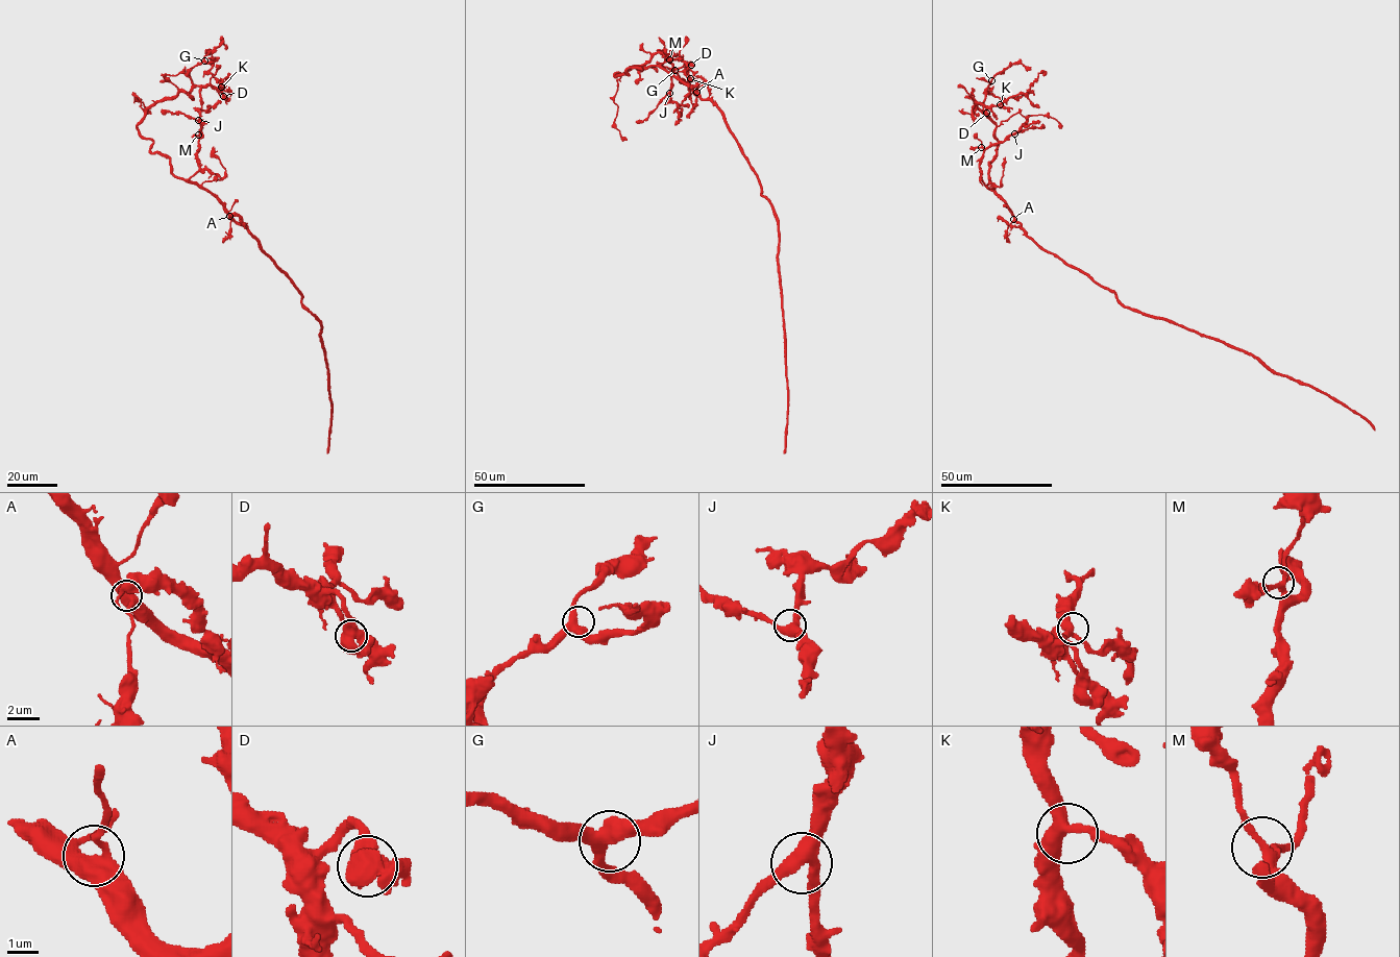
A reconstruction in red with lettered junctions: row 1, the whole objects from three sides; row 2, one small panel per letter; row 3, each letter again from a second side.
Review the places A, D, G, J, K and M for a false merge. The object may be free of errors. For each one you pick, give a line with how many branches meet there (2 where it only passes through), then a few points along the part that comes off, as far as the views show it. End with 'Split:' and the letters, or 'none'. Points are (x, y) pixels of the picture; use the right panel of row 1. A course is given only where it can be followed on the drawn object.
Split: none

